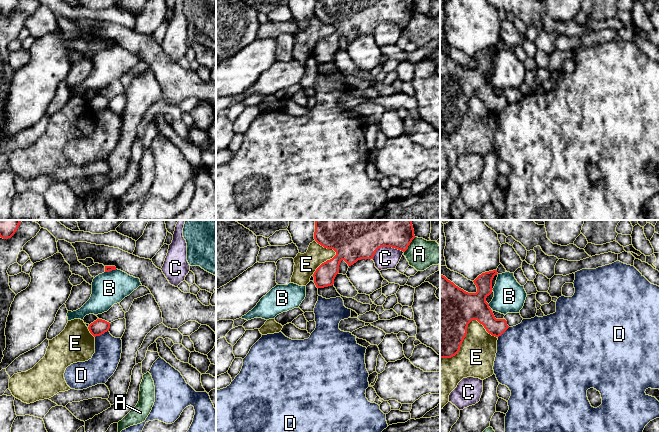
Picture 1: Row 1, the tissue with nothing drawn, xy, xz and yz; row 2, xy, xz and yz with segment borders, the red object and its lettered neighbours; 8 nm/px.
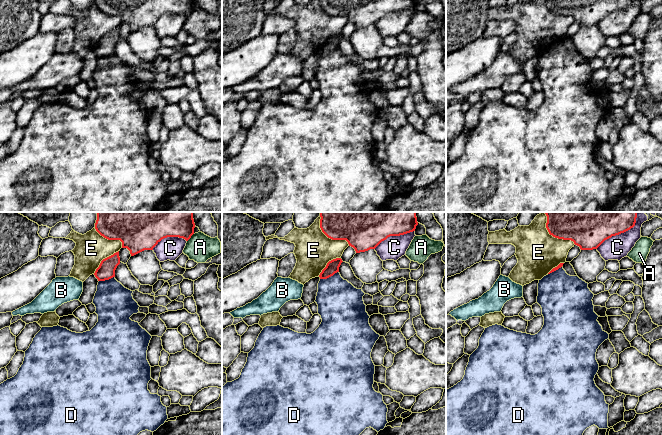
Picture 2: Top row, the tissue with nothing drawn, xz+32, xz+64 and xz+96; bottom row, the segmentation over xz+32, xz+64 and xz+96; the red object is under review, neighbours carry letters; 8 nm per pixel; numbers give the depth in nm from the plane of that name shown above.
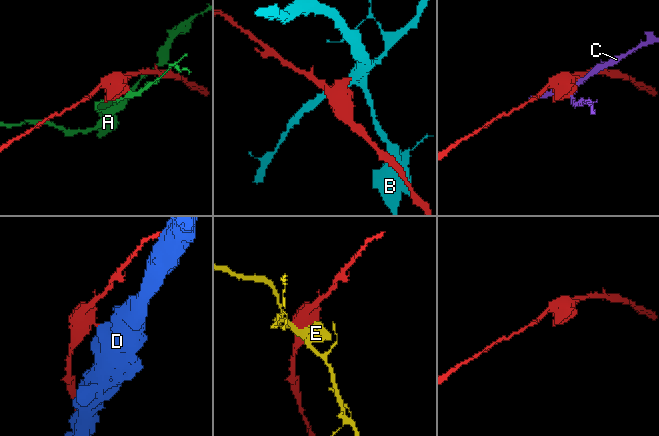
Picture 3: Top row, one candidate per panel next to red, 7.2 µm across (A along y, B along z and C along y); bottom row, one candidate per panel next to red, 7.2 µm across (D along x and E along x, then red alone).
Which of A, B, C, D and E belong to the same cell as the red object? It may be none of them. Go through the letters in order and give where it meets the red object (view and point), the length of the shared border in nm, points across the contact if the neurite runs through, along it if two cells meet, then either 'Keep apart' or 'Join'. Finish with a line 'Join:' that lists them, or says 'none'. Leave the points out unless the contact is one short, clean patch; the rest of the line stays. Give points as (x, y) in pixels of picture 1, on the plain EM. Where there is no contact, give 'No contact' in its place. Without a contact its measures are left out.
A: Touches red at xz (409, 20). Shared border 160 nm. Boundary: xz (415, 13), (404, 28). Keep apart
B: Touches red at yz (488, 82). Shared border 50 nm. Keep apart
C: Touches red at xz (385, 22). Shared border 260 nm. Keep apart
D: Touches red at xy (101, 110). Shared border 130 nm. Boundary: xy (108, 106), (95, 113). Keep apart
E: Touches red at yz (466, 108). Shared border 480 nm. Keep apart
Join: none

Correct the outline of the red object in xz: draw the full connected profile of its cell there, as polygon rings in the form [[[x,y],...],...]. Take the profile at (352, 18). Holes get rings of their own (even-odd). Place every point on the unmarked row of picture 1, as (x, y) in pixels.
[[[315,0],[315,17],[324,24],[333,25],[336,31],[316,45],[313,50],[314,59],[317,64],[332,62],[342,36],[351,42],[361,35],[373,35],[381,23],[392,23],[405,28],[414,14],[412,0]]]

